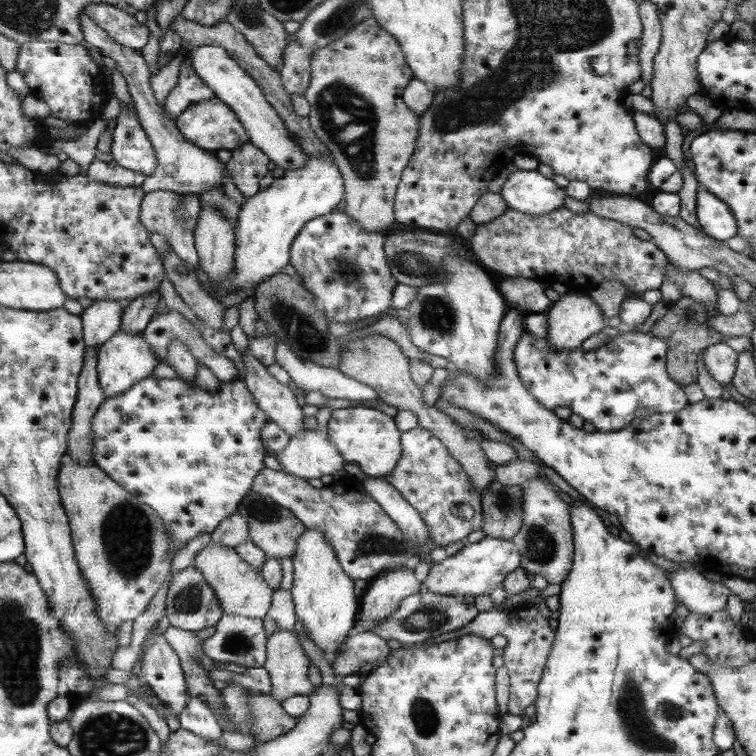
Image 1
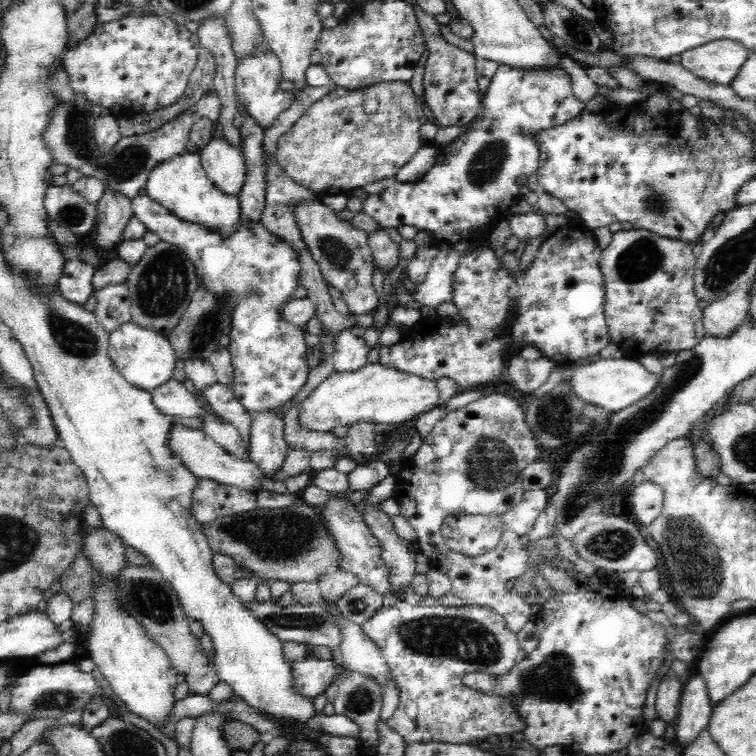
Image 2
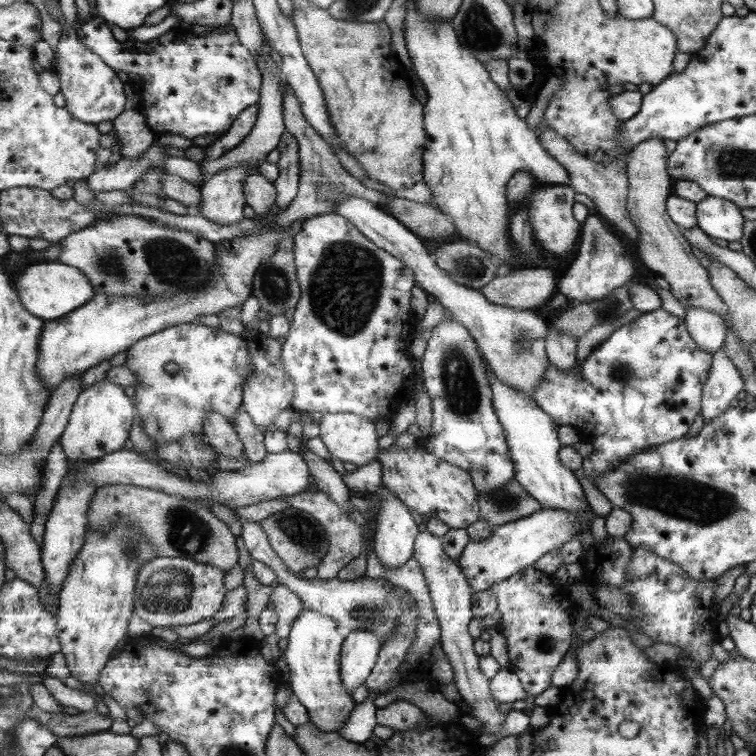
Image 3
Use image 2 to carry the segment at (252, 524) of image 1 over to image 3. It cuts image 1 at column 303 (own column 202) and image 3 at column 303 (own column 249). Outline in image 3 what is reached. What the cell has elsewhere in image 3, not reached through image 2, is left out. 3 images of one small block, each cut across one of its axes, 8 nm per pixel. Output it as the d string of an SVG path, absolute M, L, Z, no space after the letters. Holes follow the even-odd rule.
M291 507L273 513L258 522L265 534L270 547L283 561L283 566L293 575L301 575L308 566L317 567L322 562L323 555L330 550L326 542L325 529L311 514Z

